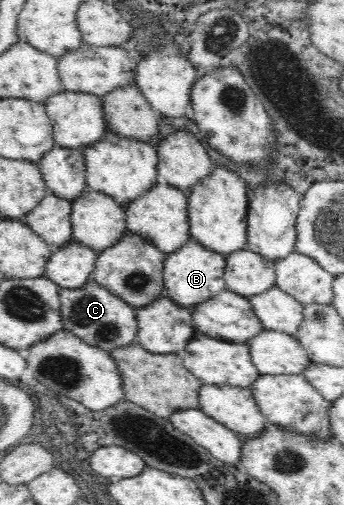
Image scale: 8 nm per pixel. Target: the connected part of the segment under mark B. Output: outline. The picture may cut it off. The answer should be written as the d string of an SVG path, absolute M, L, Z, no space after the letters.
M192 237L174 253L166 254L163 267L165 294L182 307L193 311L196 305L212 299L227 289L224 279L226 258L221 253L202 247Z

